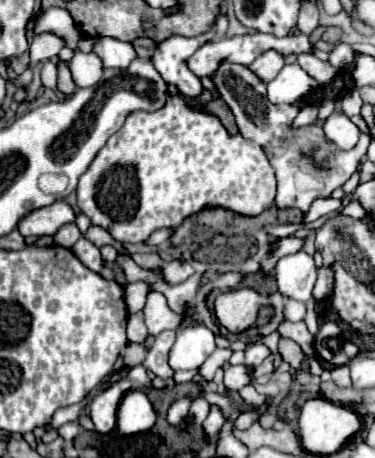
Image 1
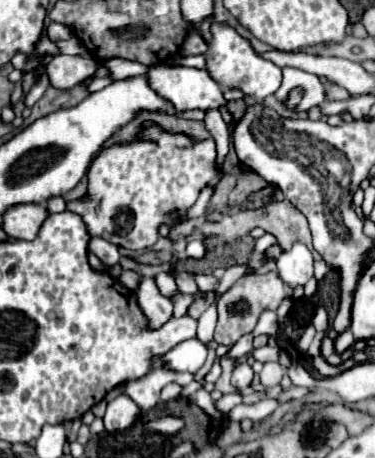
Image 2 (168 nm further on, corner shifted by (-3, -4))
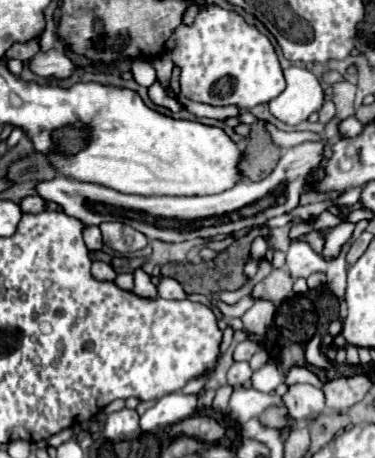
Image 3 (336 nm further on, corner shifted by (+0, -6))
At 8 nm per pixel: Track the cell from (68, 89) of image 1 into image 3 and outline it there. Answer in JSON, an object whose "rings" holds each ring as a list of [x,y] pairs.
{"rings":[[[50,49],[36,53],[30,61],[30,69],[46,79],[68,79],[76,71],[76,65],[64,55],[62,49]]]}

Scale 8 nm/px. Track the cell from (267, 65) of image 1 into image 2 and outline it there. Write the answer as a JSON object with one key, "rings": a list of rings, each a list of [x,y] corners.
{"rings":[[[213,21],[209,33],[211,33],[211,39],[207,41],[207,51],[205,51],[205,71],[223,91],[239,89],[243,95],[253,95],[263,101],[267,95],[273,95],[279,89],[281,69],[273,61],[263,59],[251,47],[251,43],[245,37],[241,37],[231,25]]]}

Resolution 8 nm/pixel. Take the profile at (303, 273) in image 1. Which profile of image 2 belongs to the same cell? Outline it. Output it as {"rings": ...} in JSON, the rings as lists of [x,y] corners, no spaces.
{"rings":[[[295,243],[277,259],[279,277],[289,287],[305,285],[313,277],[313,255],[303,243]]]}

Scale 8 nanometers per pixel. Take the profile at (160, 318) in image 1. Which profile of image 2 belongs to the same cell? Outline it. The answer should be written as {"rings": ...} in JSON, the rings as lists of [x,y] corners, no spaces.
{"rings":[[[179,293],[178,295],[173,295],[173,305],[175,305],[175,311],[173,311],[173,315],[175,317],[181,317],[189,307],[191,307],[191,303],[197,299],[197,293],[191,293],[191,295],[187,295],[187,293]]]}

